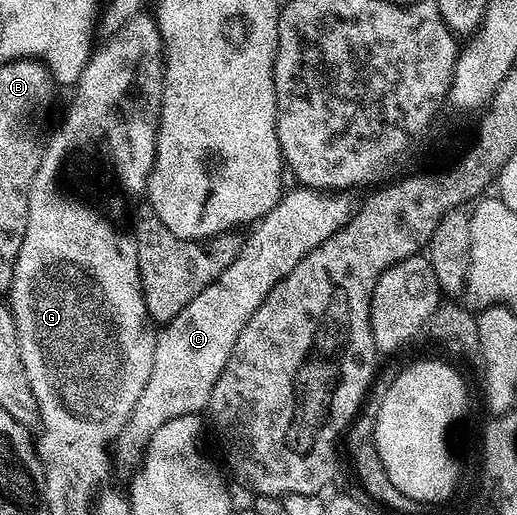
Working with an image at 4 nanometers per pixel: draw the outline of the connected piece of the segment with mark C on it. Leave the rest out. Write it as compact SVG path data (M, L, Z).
M301 185L295 188L295 191L287 190L277 205L249 228L250 236L245 236L240 257L236 257L236 261L232 261L232 265L228 265L228 269L224 269L224 273L220 273L220 277L216 277L216 281L212 281L208 289L192 297L192 301L184 305L184 309L180 309L180 313L171 323L165 324L157 332L156 353L152 357L152 373L148 376L148 385L144 385L144 393L140 393L140 399L136 401L124 429L112 447L113 454L120 462L137 464L145 452L148 441L152 441L152 433L156 433L160 425L168 425L172 417L197 415L209 408L210 394L224 365L228 365L228 357L232 357L236 337L240 337L240 332L244 325L248 325L252 313L256 313L260 301L264 301L264 297L272 293L274 286L284 277L288 277L288 273L292 273L292 269L296 269L299 261L316 245L326 241L332 233L350 220L351 196L347 192L314 191Z

